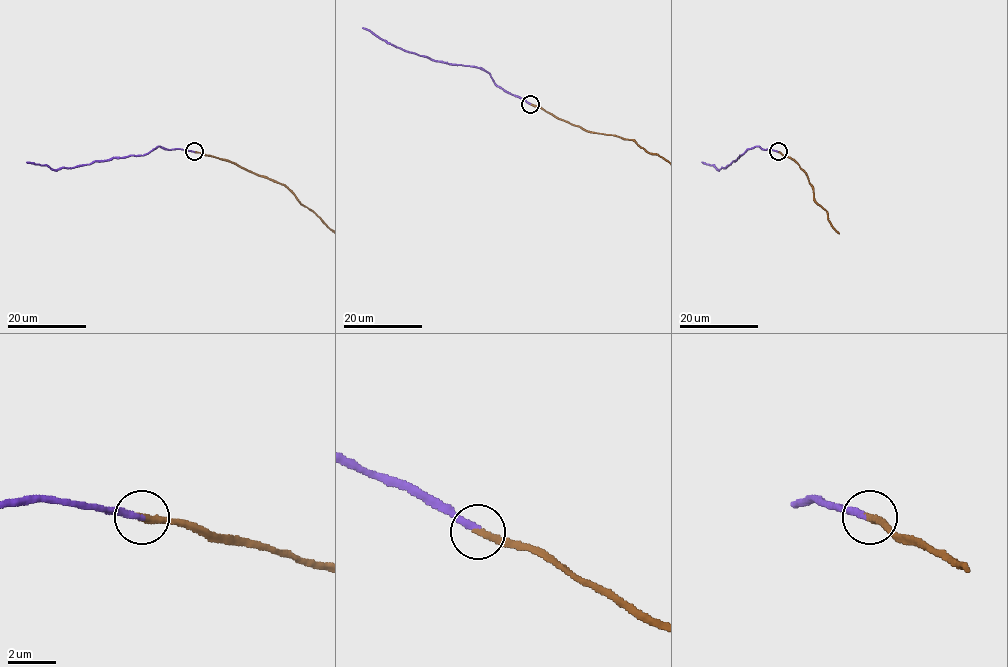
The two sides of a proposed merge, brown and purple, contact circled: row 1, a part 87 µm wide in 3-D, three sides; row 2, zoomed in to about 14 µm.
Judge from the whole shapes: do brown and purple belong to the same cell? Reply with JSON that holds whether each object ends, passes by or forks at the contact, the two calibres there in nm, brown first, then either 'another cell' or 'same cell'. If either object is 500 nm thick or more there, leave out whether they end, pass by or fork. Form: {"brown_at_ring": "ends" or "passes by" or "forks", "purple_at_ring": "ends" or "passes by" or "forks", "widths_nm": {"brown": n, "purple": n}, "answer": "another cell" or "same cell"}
{"brown_at_ring": "ends", "purple_at_ring": "ends", "widths_nm": {"brown": 300, "purple": 280}, "answer": "same cell"}

